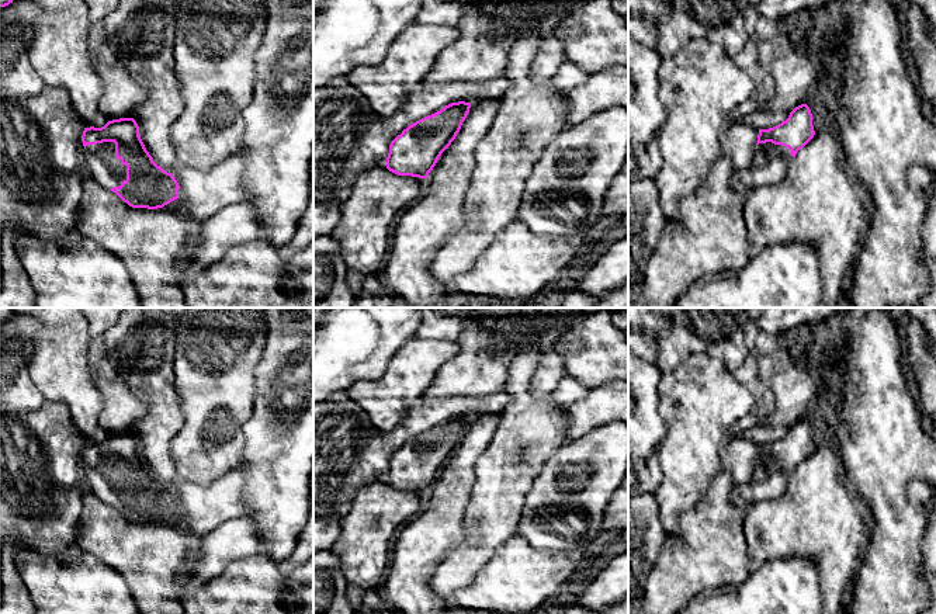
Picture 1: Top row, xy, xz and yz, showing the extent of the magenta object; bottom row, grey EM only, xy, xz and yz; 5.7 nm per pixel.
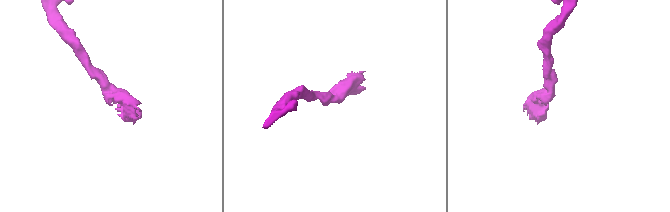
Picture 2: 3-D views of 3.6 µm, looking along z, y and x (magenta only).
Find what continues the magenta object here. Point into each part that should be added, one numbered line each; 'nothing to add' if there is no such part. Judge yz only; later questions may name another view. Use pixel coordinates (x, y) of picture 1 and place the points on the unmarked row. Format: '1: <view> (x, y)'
1: yz (770, 477)

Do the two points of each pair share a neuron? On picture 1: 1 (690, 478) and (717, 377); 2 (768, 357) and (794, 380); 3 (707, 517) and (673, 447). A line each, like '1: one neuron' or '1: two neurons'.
1: one neuron
2: one neuron
3: two neurons

